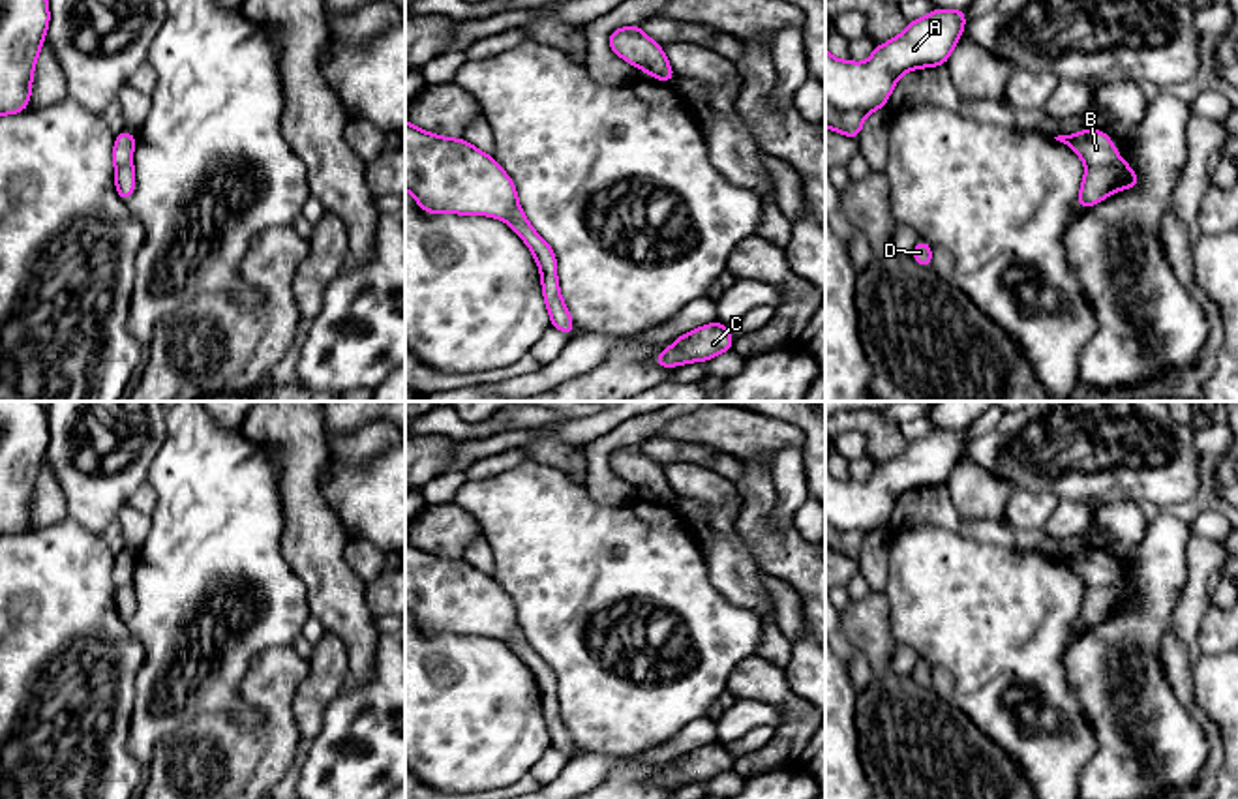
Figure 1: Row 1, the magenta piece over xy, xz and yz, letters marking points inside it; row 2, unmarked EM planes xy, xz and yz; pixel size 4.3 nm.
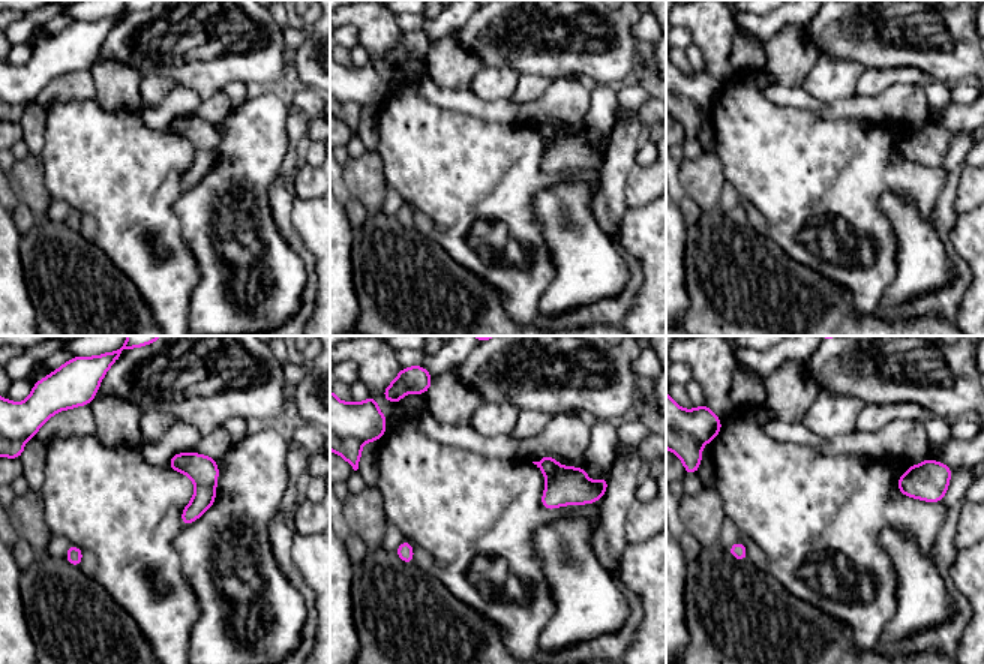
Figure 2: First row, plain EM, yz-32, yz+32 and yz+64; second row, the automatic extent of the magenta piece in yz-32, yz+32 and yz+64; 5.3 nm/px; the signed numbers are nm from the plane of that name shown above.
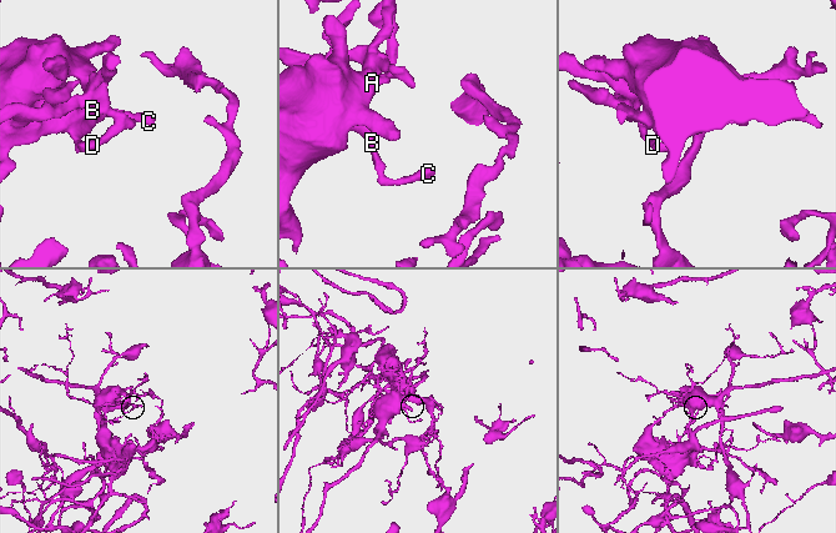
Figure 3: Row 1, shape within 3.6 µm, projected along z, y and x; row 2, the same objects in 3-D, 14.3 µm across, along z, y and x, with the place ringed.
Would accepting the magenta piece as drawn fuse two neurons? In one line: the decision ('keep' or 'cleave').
keep

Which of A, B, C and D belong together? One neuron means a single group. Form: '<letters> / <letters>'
A B C D

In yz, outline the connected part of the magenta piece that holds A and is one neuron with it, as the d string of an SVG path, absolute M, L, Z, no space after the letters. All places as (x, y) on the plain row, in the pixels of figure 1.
M932 430L906 450L874 467L863 482L837 480L825 467L825 548L857 559L865 536L882 531L900 495L945 486L964 454L966 430Z

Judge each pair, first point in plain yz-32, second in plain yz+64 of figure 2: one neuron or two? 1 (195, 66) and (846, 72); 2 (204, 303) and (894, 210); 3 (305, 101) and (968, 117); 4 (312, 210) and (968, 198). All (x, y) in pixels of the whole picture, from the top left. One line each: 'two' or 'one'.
1: two
2: one
3: two
4: two

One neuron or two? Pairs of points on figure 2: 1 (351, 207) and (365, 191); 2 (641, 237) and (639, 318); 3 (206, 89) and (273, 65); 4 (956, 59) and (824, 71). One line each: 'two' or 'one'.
1: two
2: one
3: one
4: two

